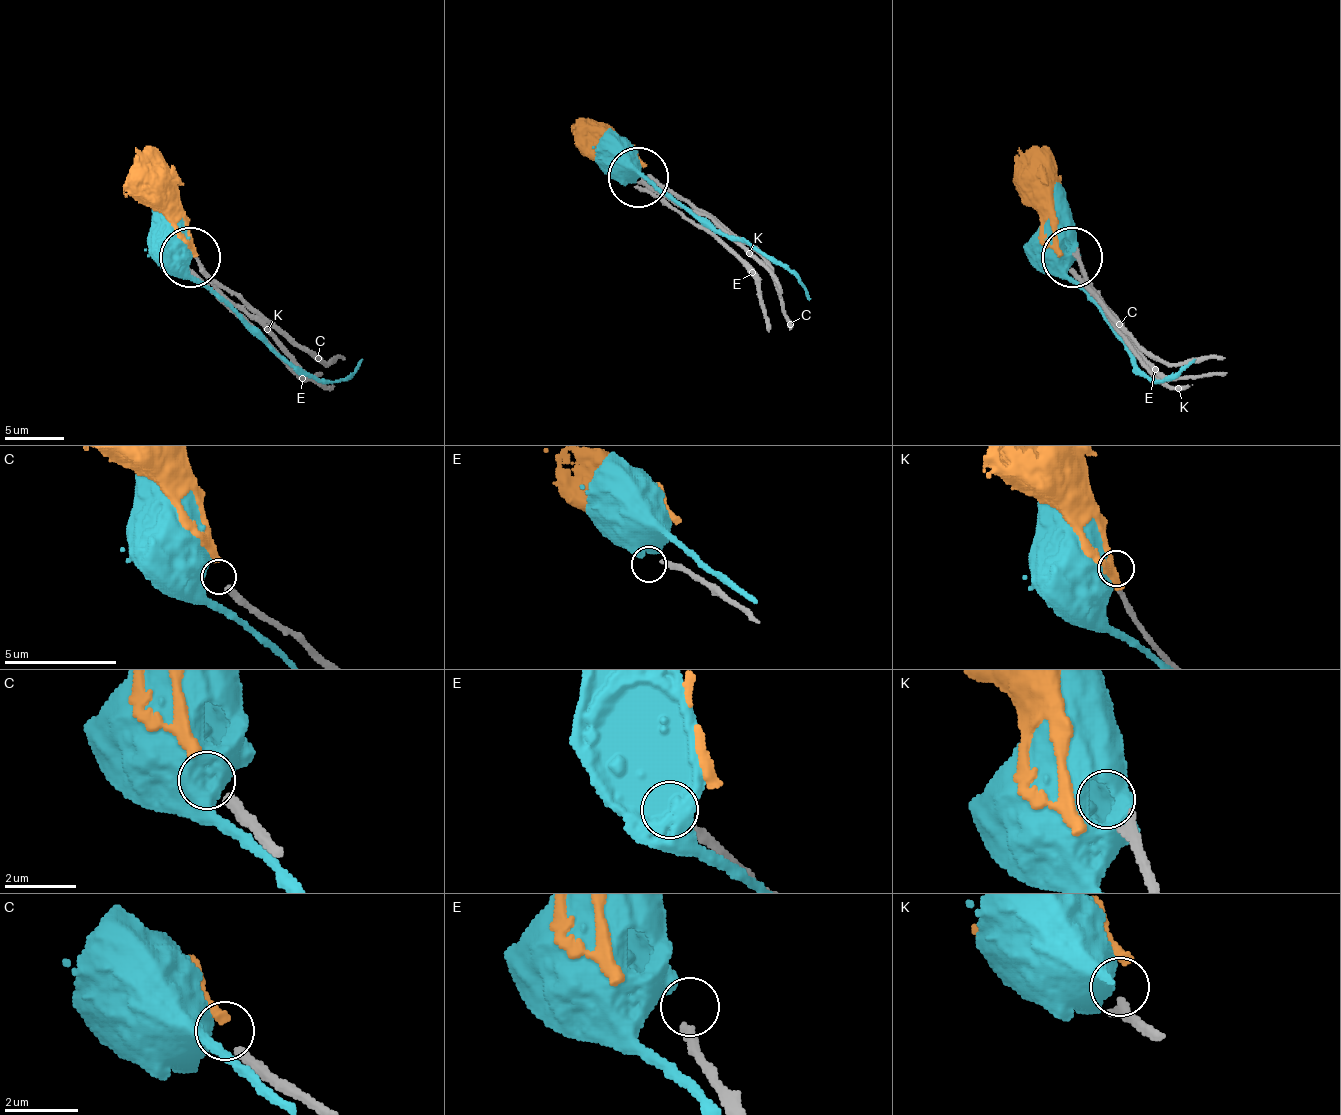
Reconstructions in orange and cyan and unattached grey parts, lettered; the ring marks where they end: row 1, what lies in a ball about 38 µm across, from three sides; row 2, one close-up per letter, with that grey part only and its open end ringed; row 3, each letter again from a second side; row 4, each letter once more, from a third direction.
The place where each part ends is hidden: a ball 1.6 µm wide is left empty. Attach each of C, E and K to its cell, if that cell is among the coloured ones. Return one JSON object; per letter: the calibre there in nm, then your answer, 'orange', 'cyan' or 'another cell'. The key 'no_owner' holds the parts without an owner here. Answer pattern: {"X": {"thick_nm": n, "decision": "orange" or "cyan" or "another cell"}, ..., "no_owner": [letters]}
{"C": {"thick_nm": 320, "decision": "orange"}, "E": {"thick_nm": 260, "decision": "another cell"}, "K": {"thick_nm": 280, "decision": "another cell"}, "no_owner": ["E", "K"]}

